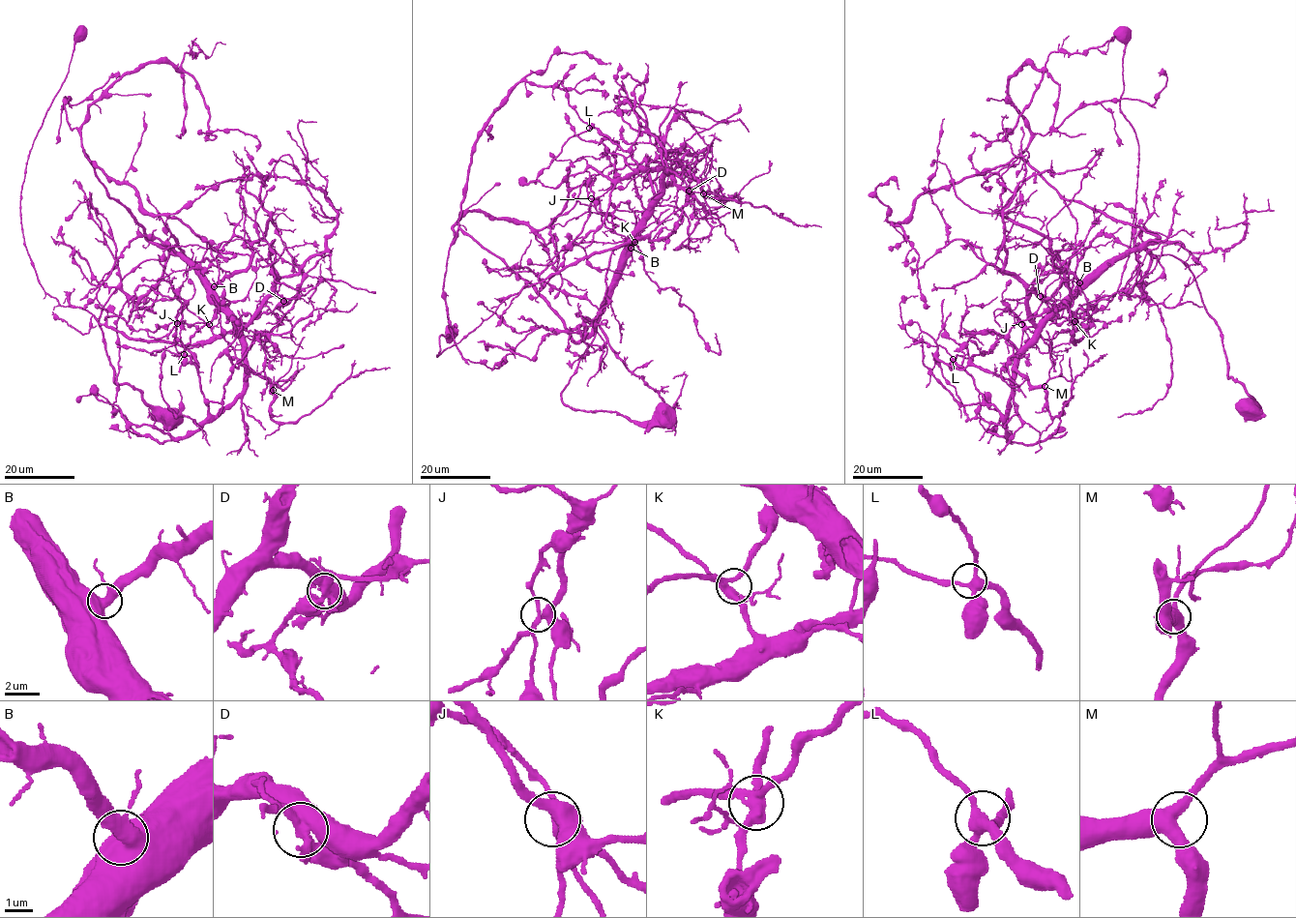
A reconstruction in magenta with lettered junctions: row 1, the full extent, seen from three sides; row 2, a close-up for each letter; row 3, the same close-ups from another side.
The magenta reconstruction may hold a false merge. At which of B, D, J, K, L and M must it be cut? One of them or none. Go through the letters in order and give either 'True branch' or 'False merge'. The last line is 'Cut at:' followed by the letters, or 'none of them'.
B: True branch
D: False merge
J: True branch
K: True branch
L: True branch
M: True branch
Cut at: D

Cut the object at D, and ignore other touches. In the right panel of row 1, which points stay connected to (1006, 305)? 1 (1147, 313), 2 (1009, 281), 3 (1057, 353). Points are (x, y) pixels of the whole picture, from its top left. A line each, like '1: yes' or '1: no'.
1: no
2: yes
3: yes

